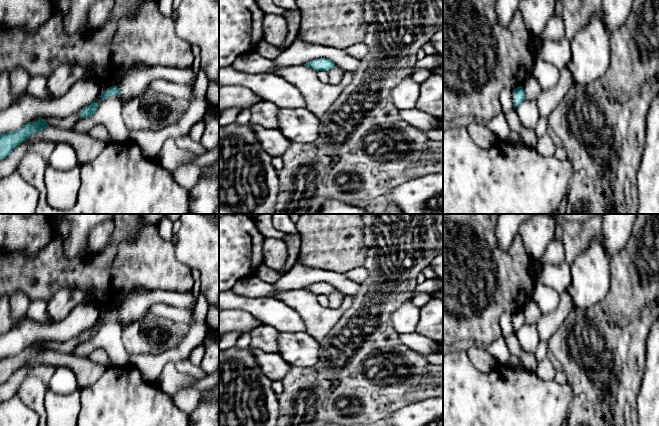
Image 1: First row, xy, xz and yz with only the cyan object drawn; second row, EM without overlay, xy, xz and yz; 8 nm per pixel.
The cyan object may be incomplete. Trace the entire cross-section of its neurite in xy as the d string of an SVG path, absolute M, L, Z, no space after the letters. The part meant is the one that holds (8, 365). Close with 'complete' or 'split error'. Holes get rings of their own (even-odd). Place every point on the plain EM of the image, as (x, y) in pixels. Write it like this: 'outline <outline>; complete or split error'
outline M39 342L37 346L28 346L14 356L0 358L0 402L14 396L24 379L32 374L33 368L25 364L48 351L46 345Z; split error

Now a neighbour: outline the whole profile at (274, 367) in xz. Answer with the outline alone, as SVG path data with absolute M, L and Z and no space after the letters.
M250 348L260 369L270 380L282 380L290 369L287 363L278 353L269 353L261 349Z

